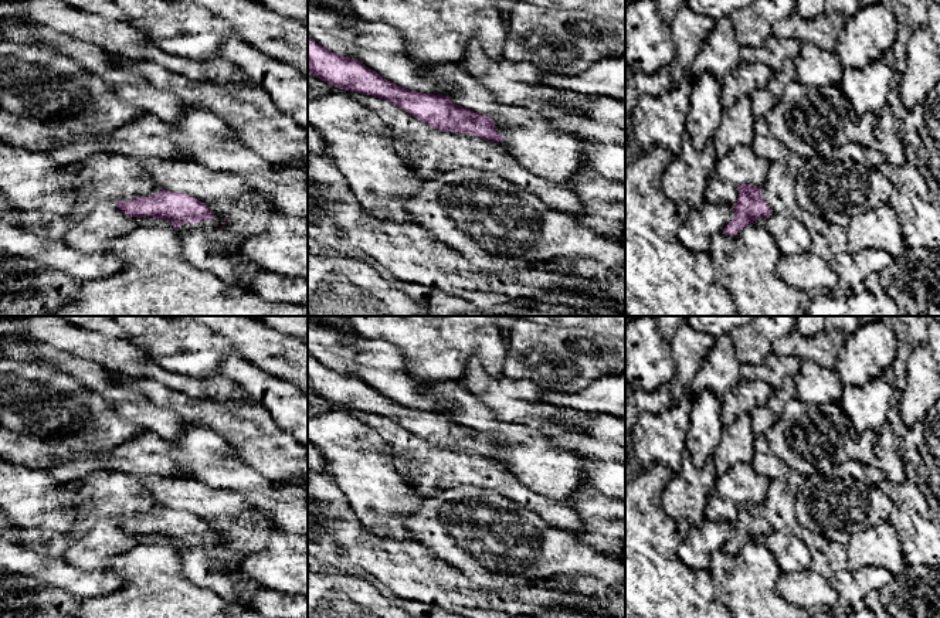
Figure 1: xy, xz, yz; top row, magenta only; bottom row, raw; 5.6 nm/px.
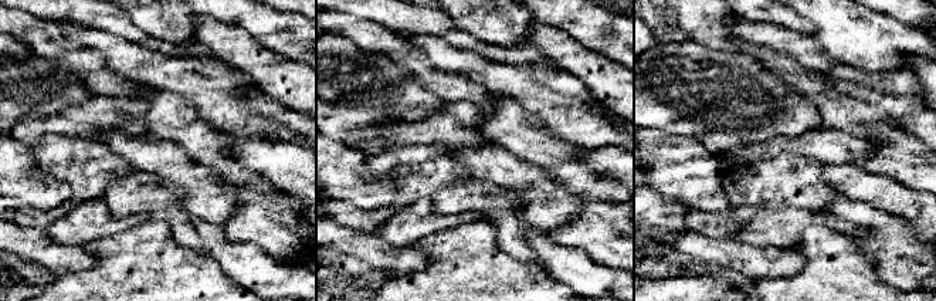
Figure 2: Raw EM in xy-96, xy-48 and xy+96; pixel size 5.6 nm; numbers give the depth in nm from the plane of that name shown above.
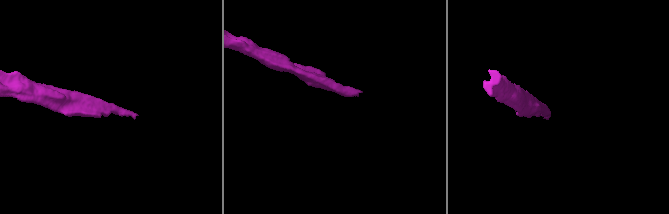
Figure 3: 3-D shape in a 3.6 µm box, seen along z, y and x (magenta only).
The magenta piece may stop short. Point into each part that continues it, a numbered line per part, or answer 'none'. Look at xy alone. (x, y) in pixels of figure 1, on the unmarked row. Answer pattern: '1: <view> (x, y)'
1: xy (207, 567)

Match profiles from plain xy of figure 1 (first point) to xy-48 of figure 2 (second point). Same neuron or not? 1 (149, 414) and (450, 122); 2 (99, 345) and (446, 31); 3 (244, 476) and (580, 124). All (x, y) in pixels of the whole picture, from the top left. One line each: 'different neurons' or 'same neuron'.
1: different neurons
2: same neuron
3: different neurons

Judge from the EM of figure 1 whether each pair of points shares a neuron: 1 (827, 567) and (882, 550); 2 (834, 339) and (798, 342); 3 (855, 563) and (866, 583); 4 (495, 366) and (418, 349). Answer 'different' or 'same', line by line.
1: different
2: same
3: different
4: same

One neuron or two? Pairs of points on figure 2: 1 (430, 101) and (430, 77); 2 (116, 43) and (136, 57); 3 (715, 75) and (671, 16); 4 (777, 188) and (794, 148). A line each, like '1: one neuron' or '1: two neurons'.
1: two neurons
2: one neuron
3: two neurons
4: two neurons

